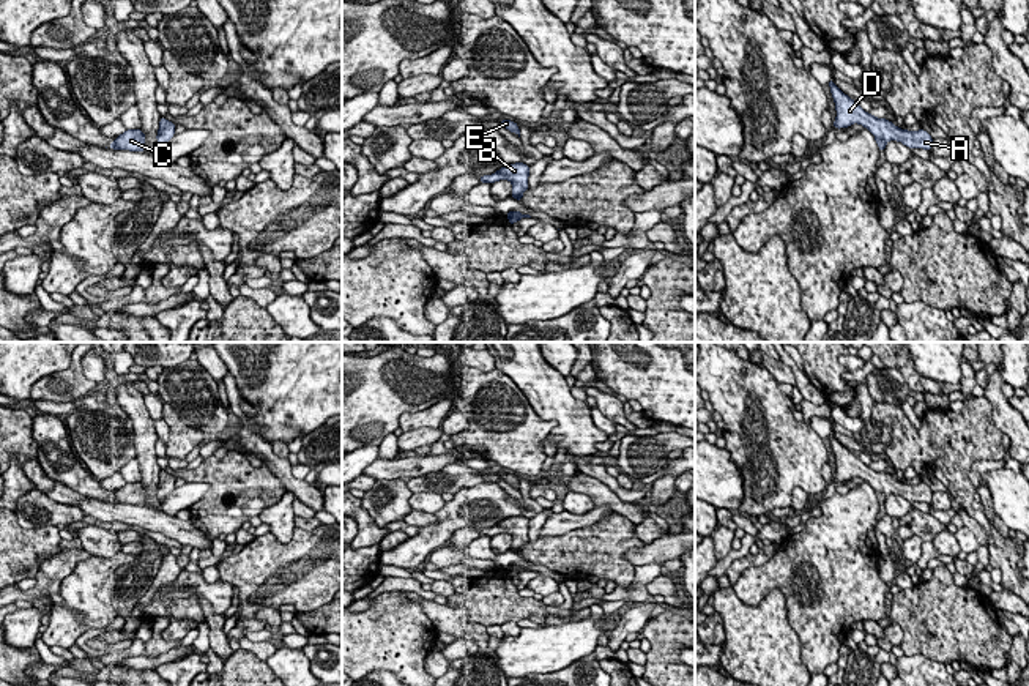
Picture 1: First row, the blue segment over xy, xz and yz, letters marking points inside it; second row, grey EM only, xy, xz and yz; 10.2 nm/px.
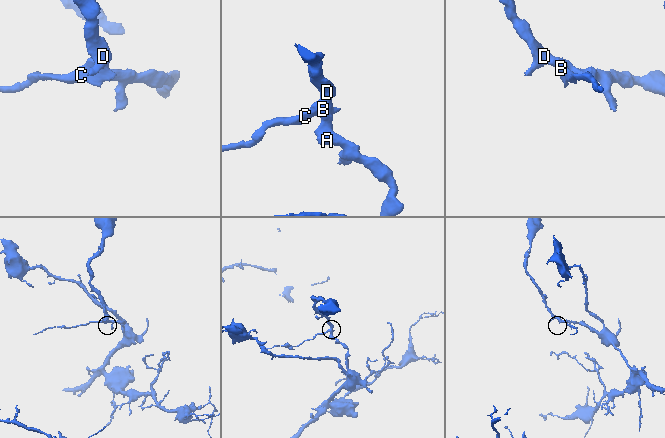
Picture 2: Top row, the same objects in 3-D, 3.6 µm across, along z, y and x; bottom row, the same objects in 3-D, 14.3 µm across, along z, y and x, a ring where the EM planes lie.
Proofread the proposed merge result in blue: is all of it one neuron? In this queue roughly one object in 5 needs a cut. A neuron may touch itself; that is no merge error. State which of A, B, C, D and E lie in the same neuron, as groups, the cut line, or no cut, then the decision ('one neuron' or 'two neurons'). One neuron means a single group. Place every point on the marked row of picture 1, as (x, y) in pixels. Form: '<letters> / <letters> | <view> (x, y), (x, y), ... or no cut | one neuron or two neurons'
A B C D E | no cut | one neuron

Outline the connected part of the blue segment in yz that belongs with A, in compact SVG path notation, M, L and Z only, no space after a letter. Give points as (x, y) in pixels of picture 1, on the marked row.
M832 80L829 82L829 87L837 110L832 128L841 129L849 128L853 123L862 125L875 136L881 151L886 151L889 140L901 142L908 148L931 150L933 137L925 129L901 129L887 118L878 118L876 115L865 112L856 99L851 99L848 95L845 95Z

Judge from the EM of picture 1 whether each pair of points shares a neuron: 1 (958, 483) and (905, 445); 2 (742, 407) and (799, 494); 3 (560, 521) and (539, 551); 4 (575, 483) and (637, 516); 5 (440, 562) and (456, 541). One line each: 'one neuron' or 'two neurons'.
1: one neuron
2: two neurons
3: two neurons
4: one neuron
5: two neurons

